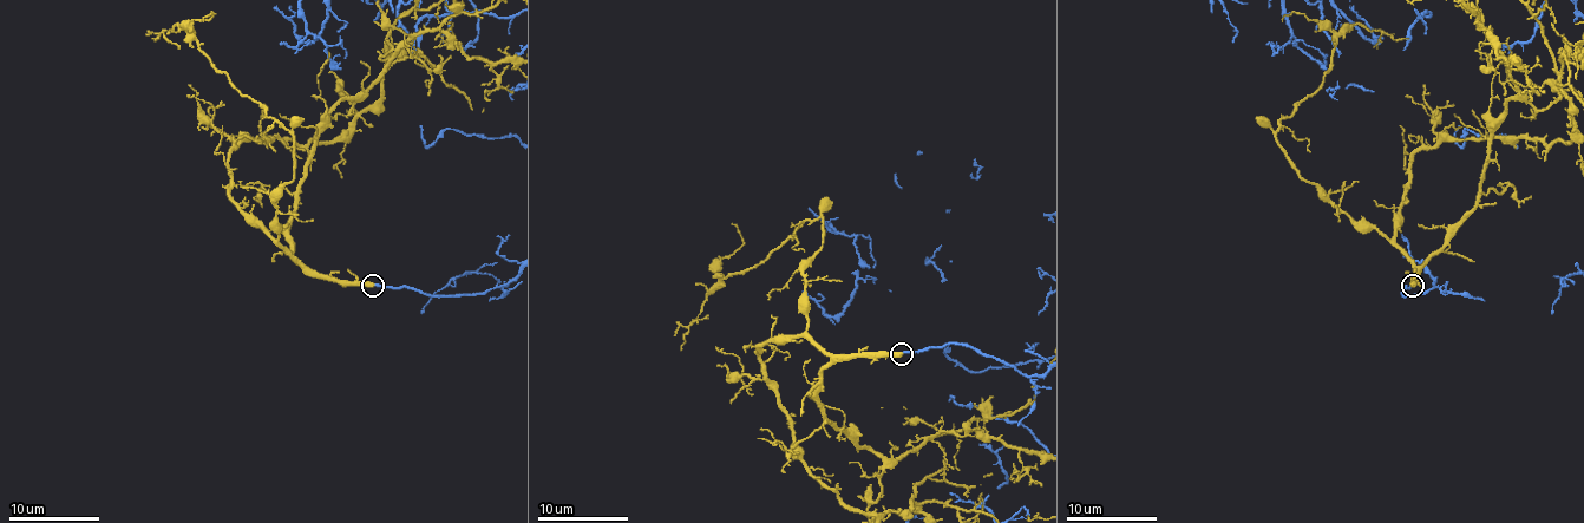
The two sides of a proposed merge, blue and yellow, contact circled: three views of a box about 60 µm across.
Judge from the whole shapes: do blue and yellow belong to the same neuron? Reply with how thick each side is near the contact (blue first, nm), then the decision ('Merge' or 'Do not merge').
Thickness 190 nm (blue) against 440 nm. Do not merge

